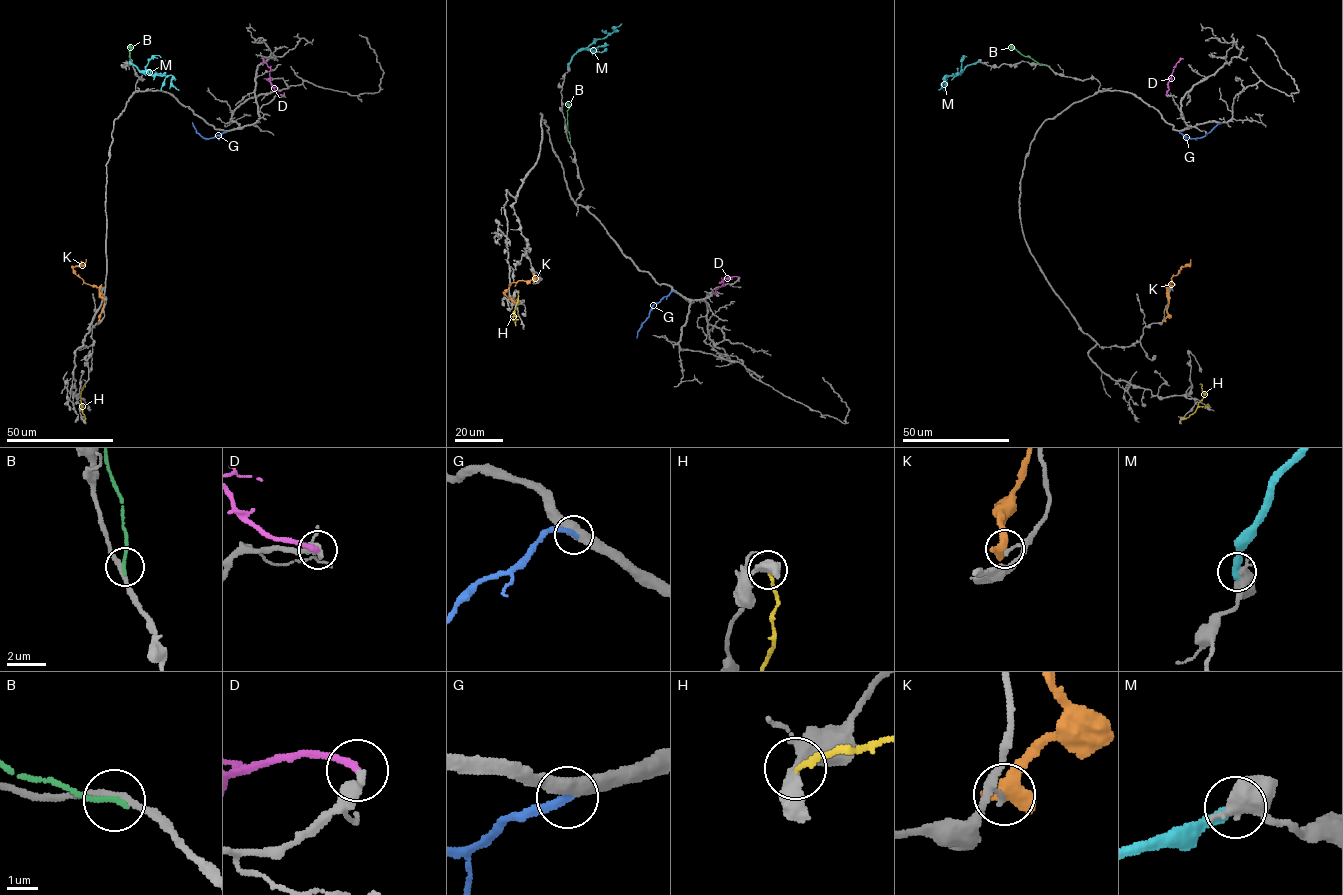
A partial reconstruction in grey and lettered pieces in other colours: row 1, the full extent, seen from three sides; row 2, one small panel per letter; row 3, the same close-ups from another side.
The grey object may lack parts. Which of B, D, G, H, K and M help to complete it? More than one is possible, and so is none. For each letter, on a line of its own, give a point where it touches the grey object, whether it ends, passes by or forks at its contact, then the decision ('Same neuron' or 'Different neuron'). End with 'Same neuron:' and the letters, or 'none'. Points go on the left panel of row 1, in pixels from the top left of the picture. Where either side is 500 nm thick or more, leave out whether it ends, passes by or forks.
B: Touches grey at (132, 65). It ends there. Different neuron
D: Touches grey at (284, 95). It ends there. Same neuron
G: Touches grey at (226, 131). It ends there. Same neuron
H: Touches grey at (84, 420). It ends there. Different neuron
K: Touches grey at (99, 320). Different neuron
M: Touches grey at (130, 61). It ends there. Different neuron
Same neuron: D, G

